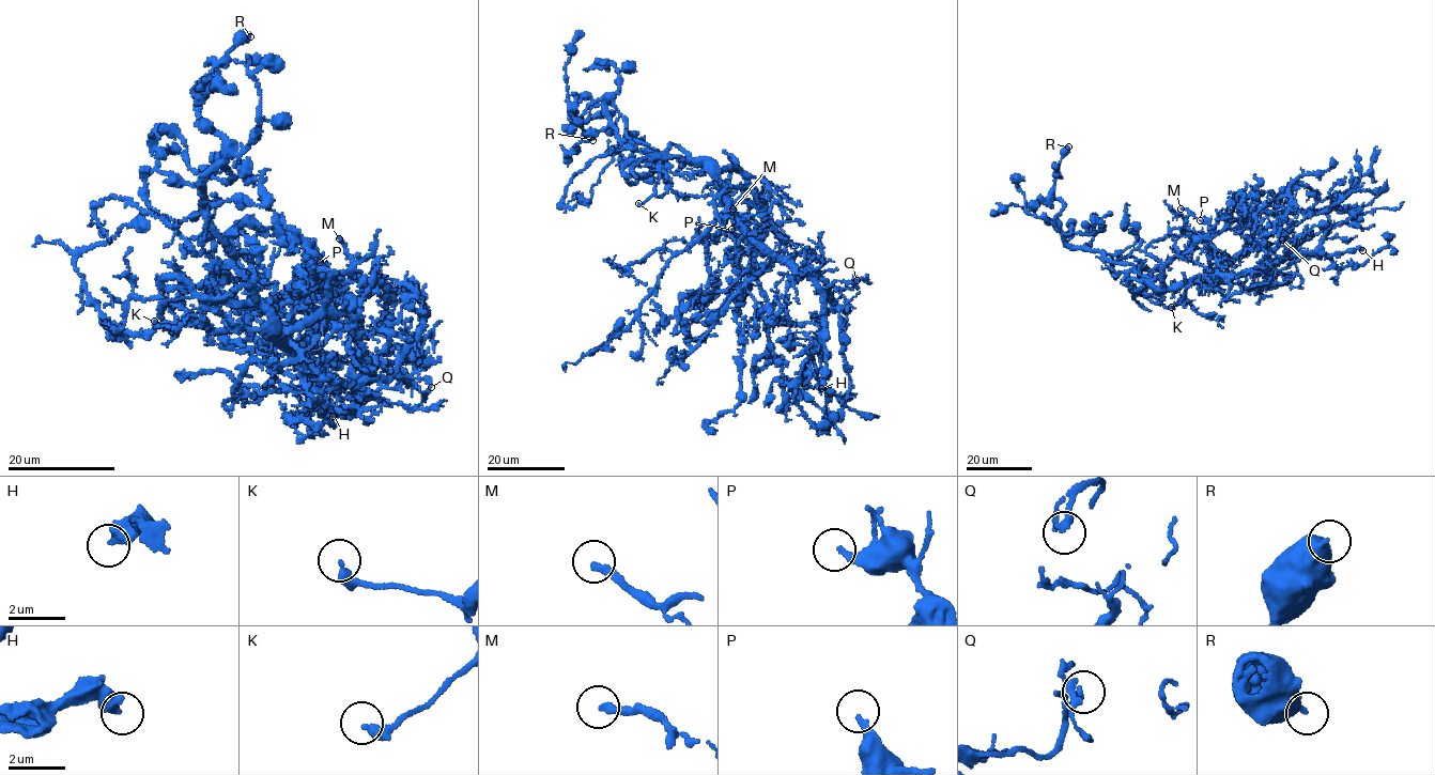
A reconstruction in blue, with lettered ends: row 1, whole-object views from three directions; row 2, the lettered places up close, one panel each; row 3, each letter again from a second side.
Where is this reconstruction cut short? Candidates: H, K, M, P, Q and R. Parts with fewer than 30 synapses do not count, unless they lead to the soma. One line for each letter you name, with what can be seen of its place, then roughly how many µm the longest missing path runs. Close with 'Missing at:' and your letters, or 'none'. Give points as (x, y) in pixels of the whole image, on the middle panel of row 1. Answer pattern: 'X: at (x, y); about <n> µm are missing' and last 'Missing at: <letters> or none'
Missing at: none

